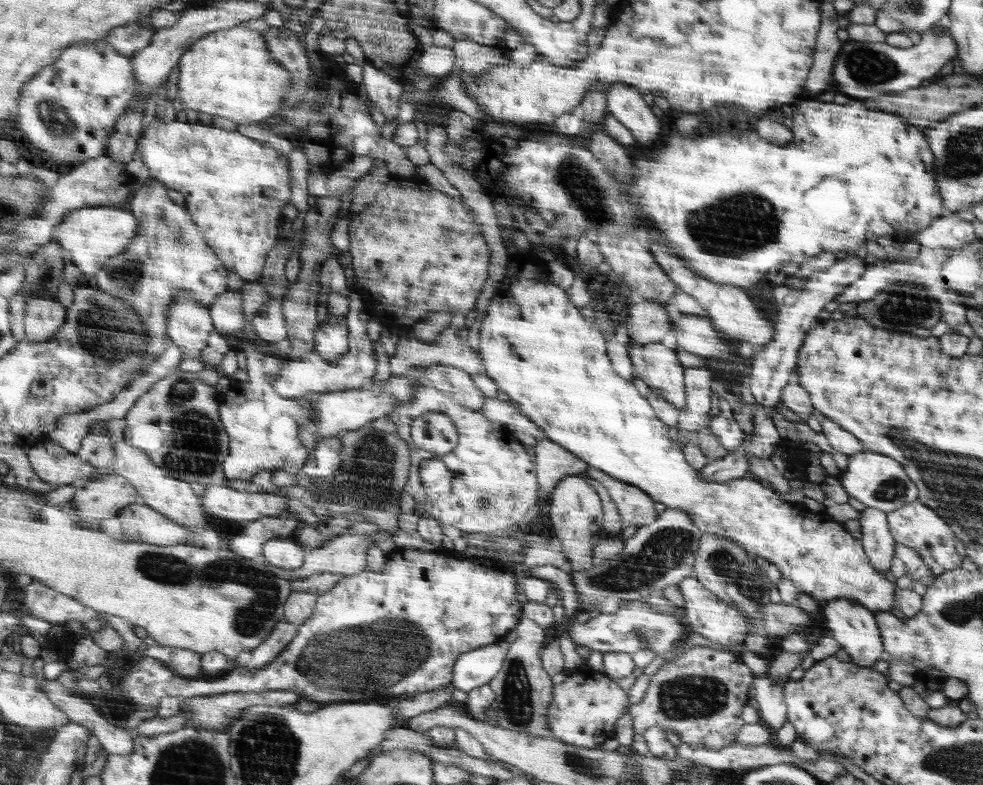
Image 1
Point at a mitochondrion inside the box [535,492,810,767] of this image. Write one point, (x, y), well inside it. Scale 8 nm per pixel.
(668, 548)

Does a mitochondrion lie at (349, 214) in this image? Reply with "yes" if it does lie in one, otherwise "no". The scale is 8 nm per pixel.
no

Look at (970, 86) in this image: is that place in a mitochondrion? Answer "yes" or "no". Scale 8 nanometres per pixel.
yes

